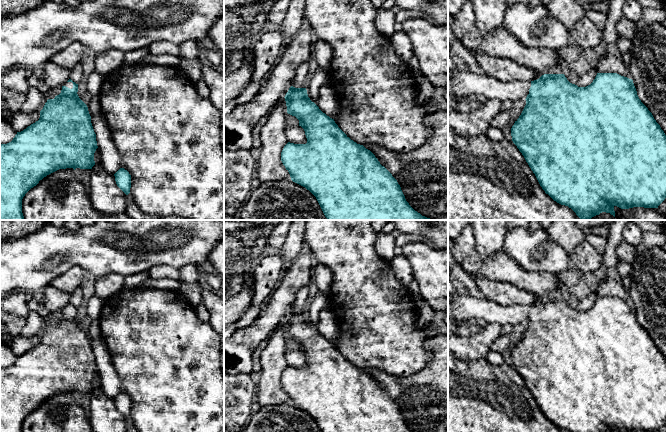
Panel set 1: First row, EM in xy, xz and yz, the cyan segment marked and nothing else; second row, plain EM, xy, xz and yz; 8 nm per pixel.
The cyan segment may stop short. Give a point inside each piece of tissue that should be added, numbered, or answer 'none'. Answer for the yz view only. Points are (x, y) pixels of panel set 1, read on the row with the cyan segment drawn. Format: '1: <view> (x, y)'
1: yz (465, 82)

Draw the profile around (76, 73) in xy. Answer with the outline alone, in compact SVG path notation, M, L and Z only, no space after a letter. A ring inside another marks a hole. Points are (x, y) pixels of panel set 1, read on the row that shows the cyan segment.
M80 63L76 64L74 68L70 69L70 79L79 85L83 77L83 70Z

